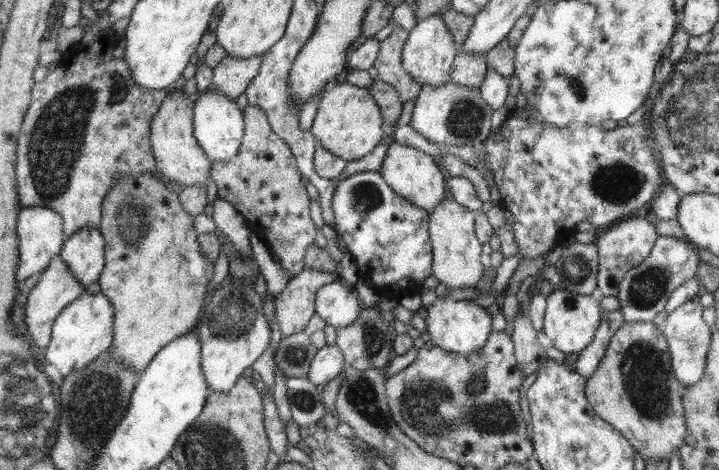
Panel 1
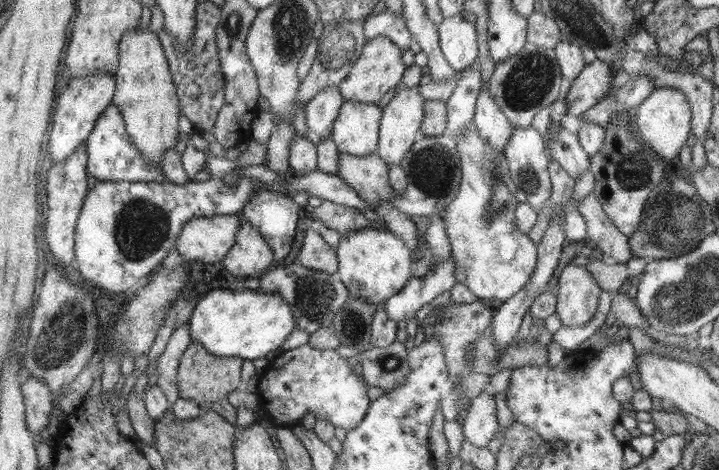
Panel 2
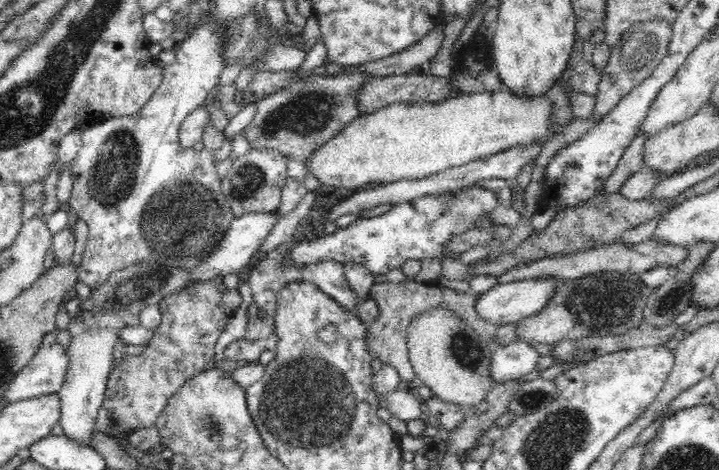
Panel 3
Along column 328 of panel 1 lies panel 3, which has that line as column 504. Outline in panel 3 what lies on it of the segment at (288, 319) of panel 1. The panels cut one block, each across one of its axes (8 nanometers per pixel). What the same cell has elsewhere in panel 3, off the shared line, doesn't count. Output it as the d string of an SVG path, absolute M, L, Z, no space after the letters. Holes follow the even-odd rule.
M619 237L612 244L602 244L602 246L590 248L590 250L580 250L580 252L572 252L572 254L556 254L556 256L534 260L534 262L528 262L528 264L518 264L512 270L506 272L506 274L500 275L498 282L506 284L530 278L557 278L558 280L566 281L599 272L619 272L638 275L646 272L646 270L650 270L650 268L654 268L654 266L678 267L688 258L688 254L690 254L690 251L684 246L656 242L651 237L647 241L636 243L632 246L624 245L621 237Z

